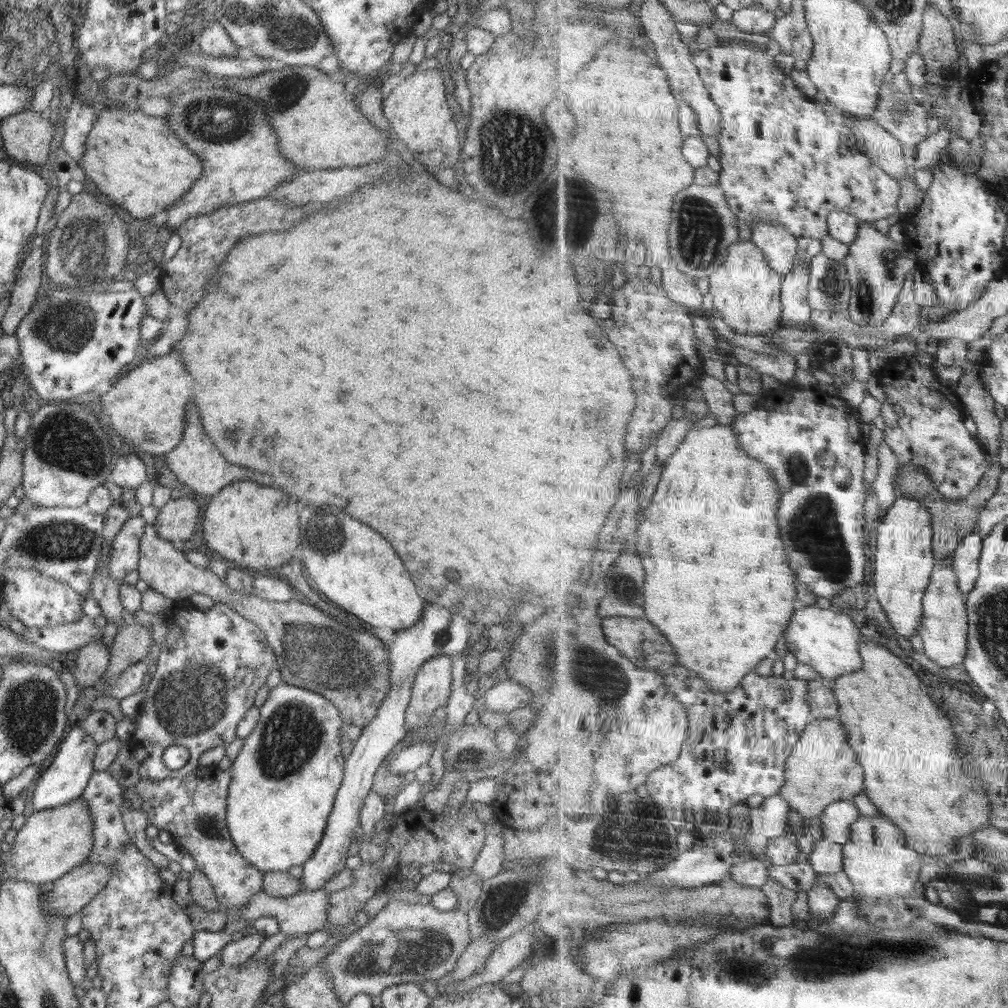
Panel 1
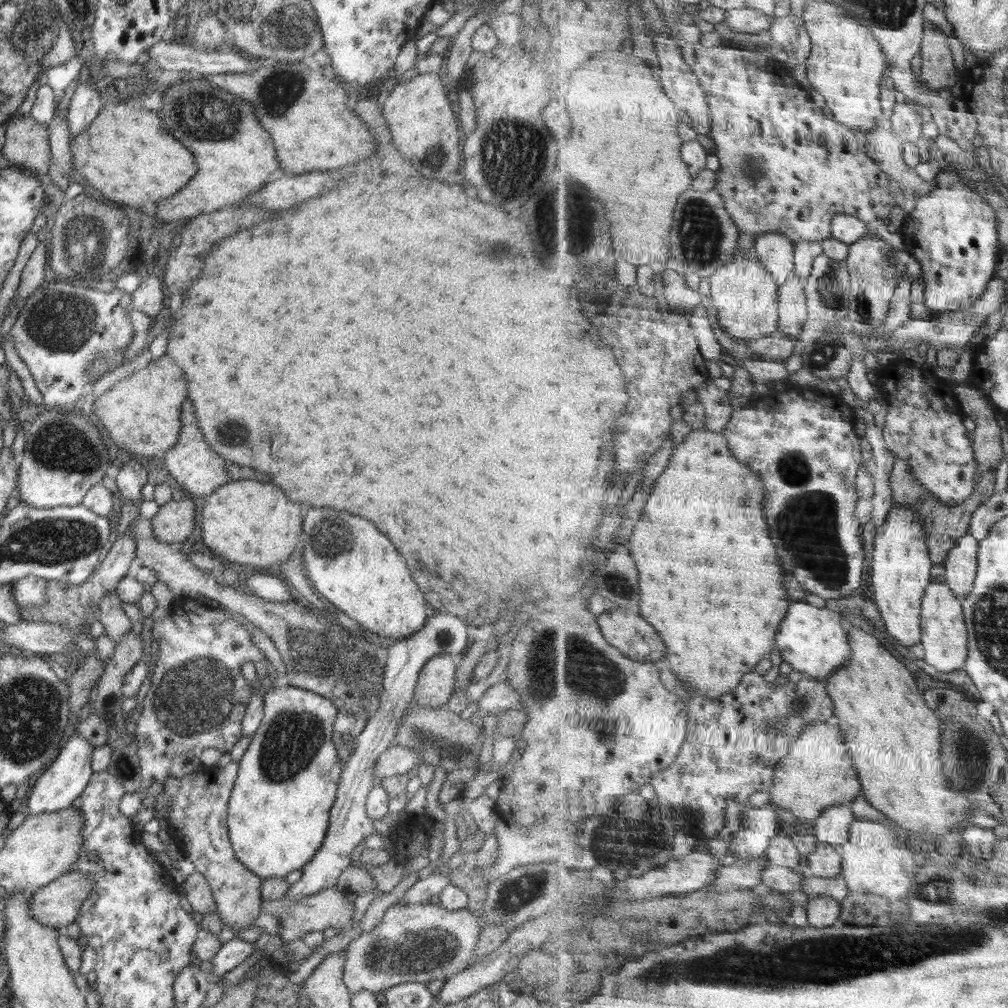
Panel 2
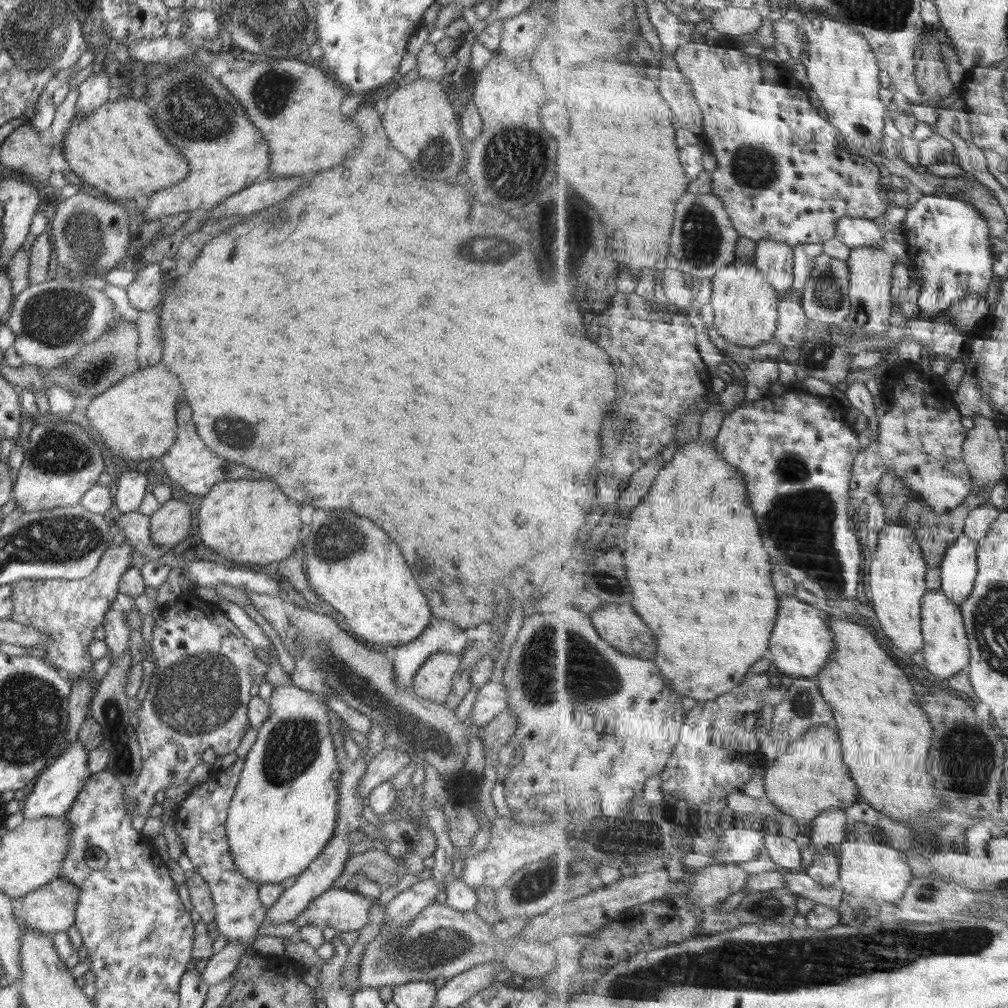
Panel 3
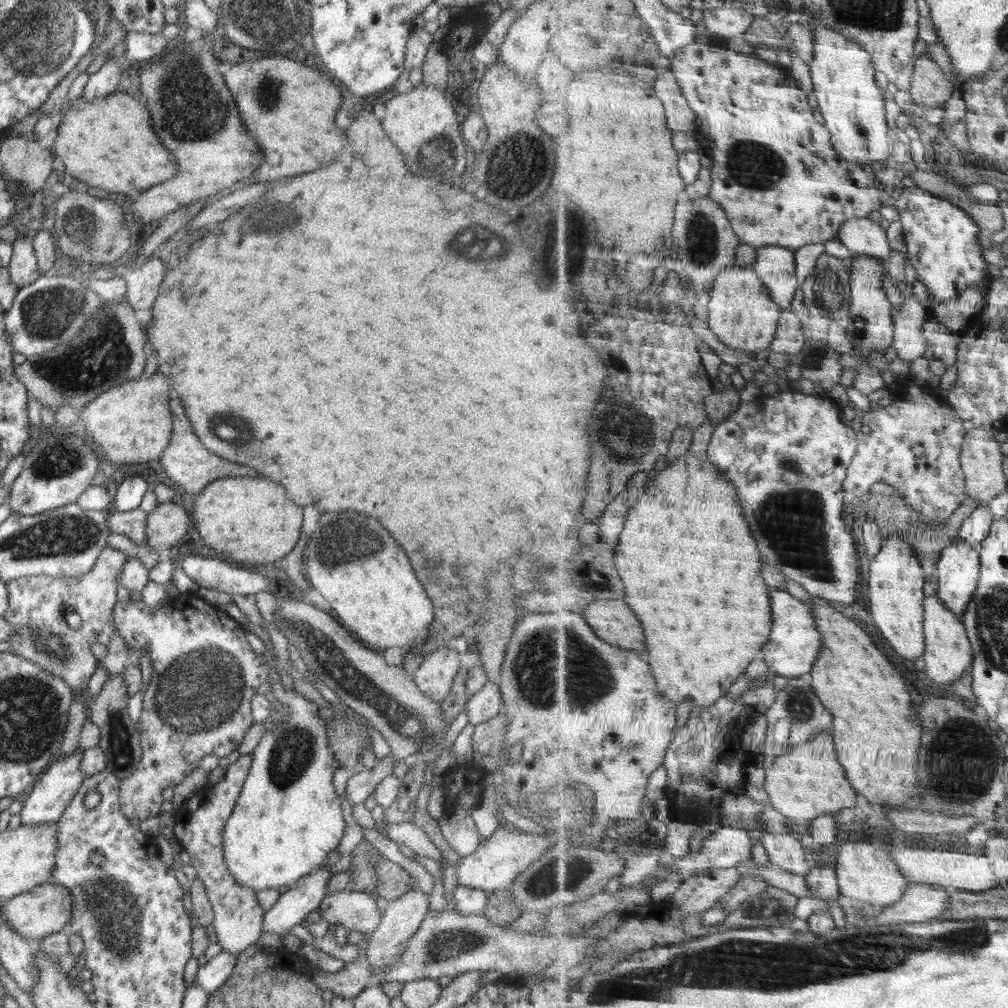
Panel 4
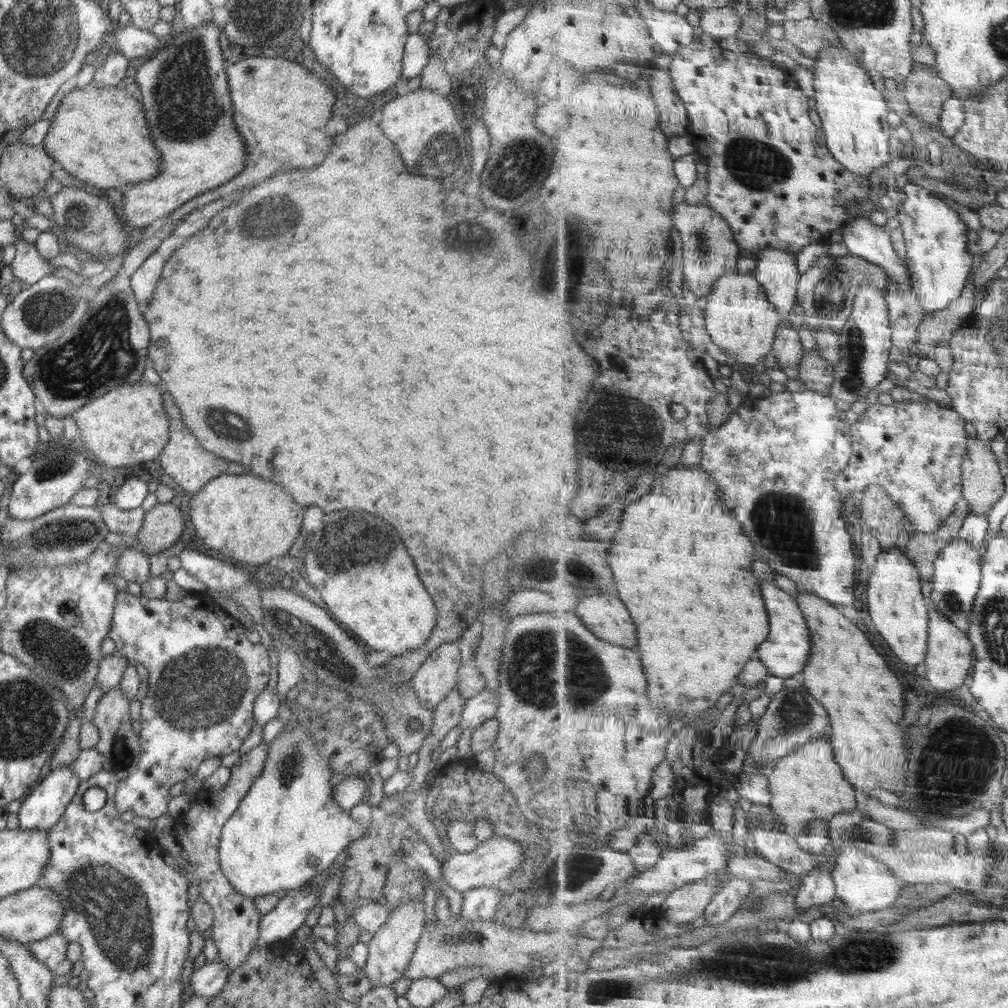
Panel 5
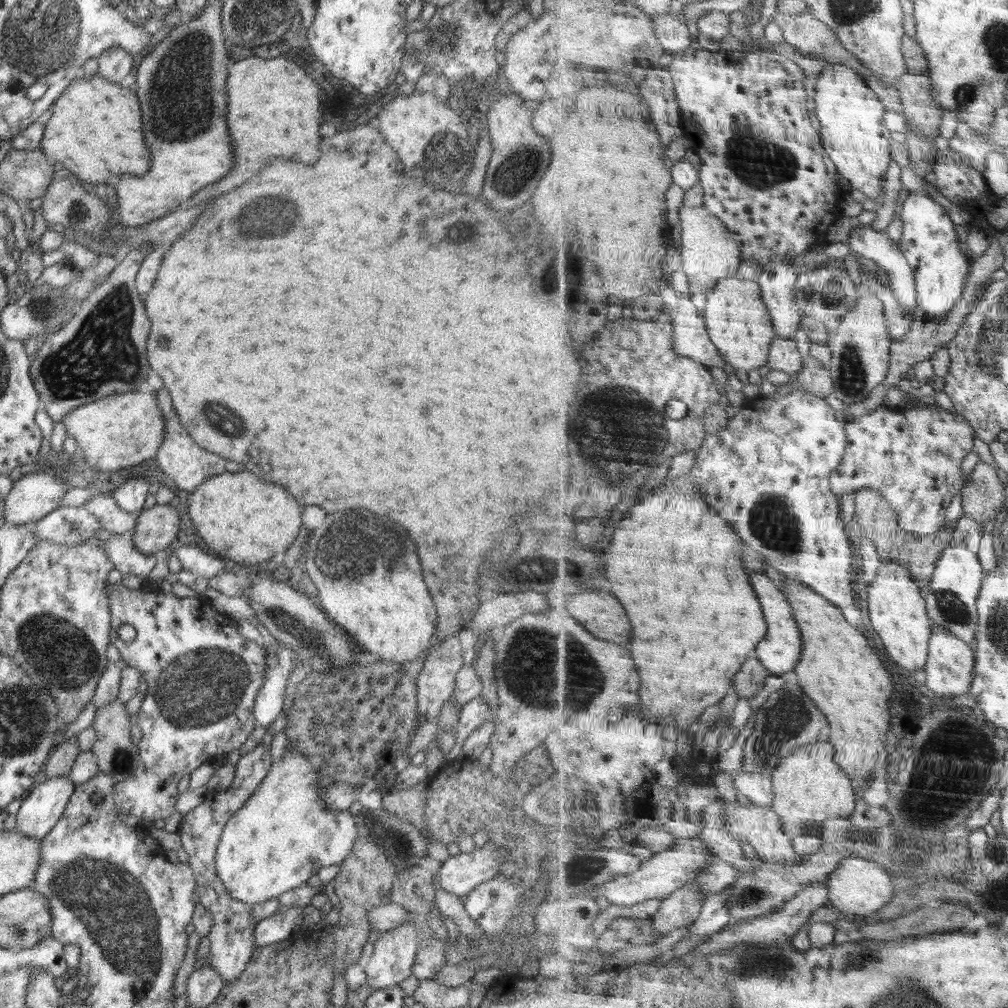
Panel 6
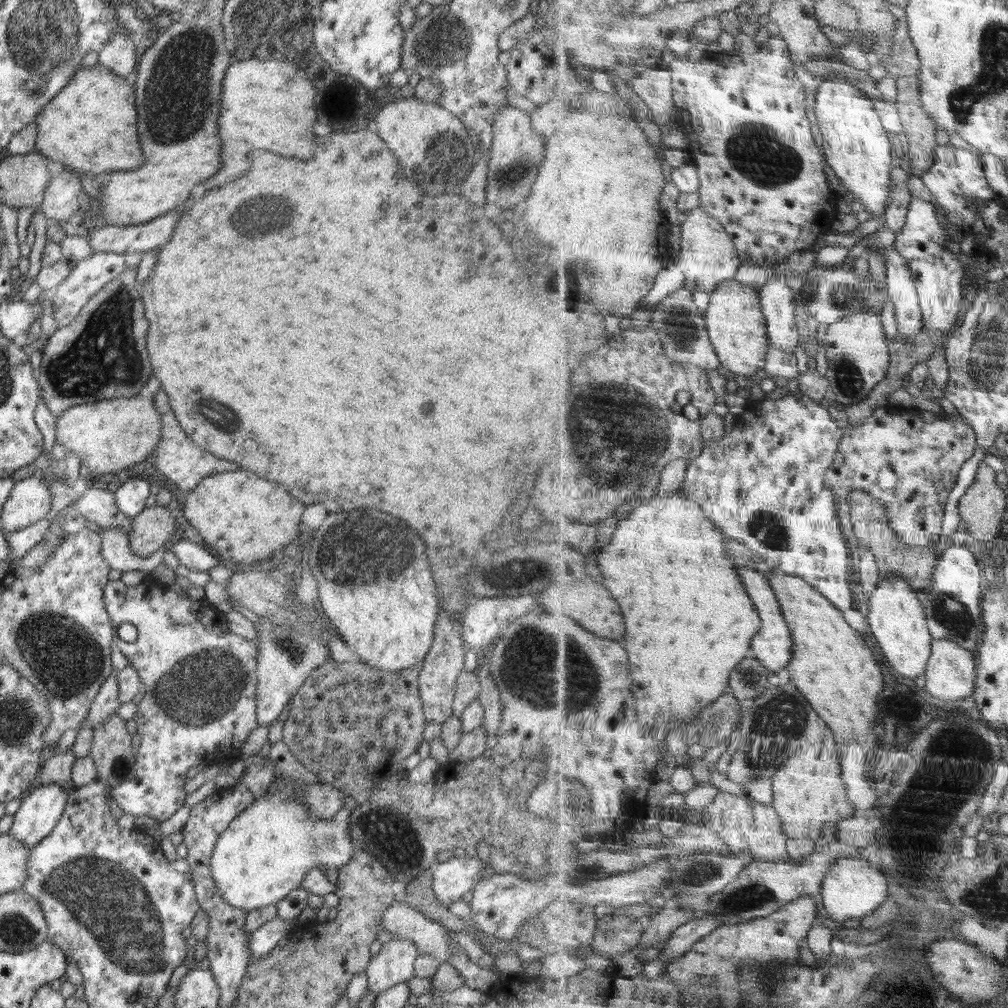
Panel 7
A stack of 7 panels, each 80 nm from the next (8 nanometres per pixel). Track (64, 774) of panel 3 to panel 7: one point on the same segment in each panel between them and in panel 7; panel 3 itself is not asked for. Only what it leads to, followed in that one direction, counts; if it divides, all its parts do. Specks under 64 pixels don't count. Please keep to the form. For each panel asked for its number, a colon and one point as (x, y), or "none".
4: (57, 785)
5: (43, 807)
6: (40, 809)
7: (41, 807)

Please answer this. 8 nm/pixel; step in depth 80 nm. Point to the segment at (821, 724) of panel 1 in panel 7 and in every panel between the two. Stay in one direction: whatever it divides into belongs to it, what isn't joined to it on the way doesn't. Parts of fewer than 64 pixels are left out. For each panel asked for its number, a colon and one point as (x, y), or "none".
2: (819, 772)
3: (811, 778)
4: (810, 781)
5: (808, 785)
6: (811, 787)
7: (810, 791)

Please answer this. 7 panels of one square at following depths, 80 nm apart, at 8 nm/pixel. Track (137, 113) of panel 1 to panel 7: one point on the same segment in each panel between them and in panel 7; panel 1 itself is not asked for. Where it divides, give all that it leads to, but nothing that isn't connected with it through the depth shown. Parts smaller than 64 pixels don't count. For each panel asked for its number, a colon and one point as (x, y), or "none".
2: (126, 156)
3: (118, 150)
4: (107, 143)
5: (99, 135)
6: (95, 132)
7: (90, 126)

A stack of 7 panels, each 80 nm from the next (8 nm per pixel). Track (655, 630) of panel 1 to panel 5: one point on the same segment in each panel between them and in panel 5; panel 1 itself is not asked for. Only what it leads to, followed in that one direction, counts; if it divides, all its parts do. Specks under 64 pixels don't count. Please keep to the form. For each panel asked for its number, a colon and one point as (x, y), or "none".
2: (635, 636)
3: (620, 624)
4: (614, 621)
5: (608, 617)

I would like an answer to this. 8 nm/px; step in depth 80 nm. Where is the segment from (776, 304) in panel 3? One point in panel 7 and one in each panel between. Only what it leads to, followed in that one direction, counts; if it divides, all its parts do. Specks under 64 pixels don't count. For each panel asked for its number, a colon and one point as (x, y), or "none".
4: (742, 312)
5: (741, 318)
6: (740, 323)
7: (736, 319)

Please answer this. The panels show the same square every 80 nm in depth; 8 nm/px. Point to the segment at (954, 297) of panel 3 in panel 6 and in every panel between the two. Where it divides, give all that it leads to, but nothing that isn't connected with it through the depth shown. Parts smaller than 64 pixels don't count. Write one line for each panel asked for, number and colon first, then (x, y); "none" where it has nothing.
4: (943, 245)
5: (942, 265)
6: (931, 243)

